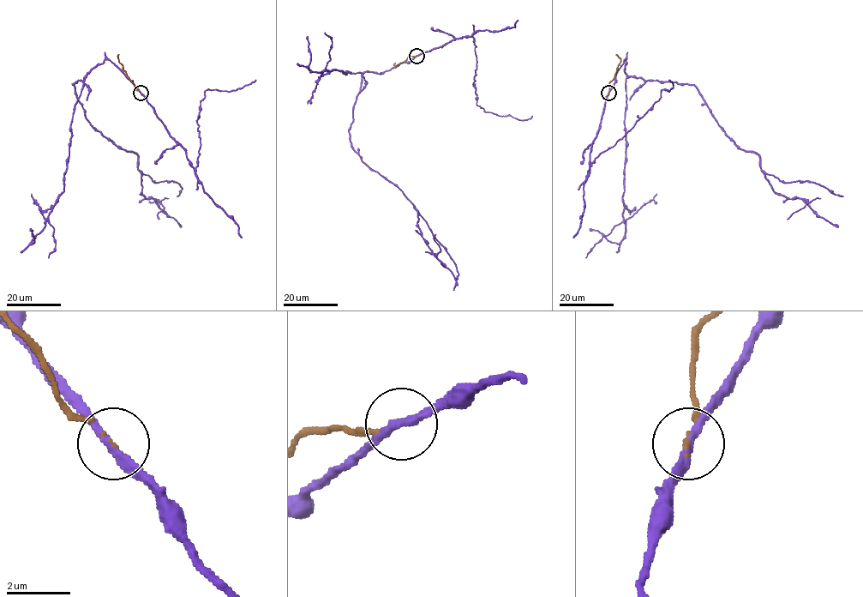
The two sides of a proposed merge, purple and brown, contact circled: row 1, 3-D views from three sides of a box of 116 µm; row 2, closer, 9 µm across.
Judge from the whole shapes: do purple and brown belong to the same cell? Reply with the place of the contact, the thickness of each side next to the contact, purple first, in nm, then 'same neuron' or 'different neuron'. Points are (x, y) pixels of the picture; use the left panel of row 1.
at (140, 93); 260 nm thick on the purple side, 70 nm on the other; different neuron

